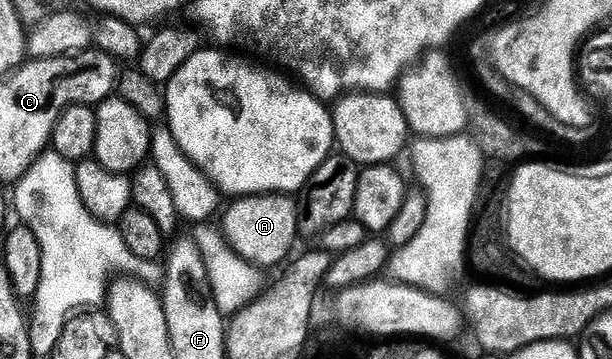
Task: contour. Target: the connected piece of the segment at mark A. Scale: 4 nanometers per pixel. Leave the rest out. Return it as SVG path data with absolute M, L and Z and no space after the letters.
M279 193L243 195L232 201L235 202L228 207L223 223L221 222L221 230L228 244L254 266L266 267L265 265L279 265L283 260L286 262L292 256L295 236L300 236L301 233L299 205L291 202L294 200L290 196Z

